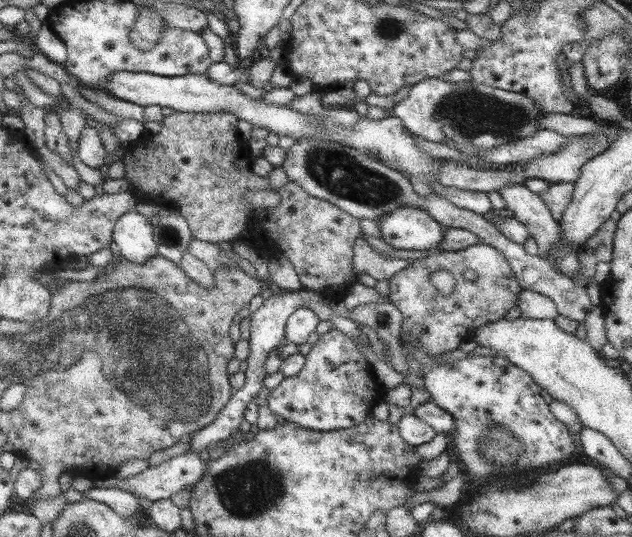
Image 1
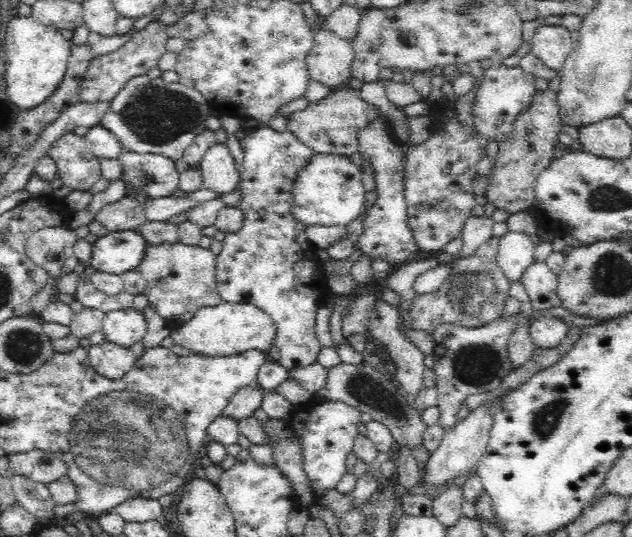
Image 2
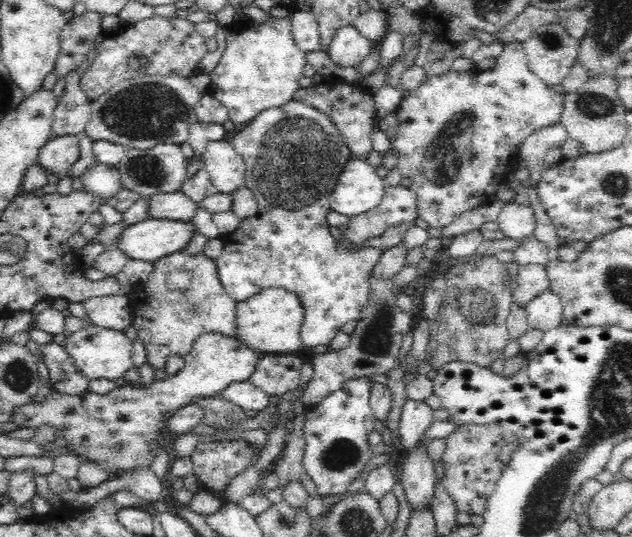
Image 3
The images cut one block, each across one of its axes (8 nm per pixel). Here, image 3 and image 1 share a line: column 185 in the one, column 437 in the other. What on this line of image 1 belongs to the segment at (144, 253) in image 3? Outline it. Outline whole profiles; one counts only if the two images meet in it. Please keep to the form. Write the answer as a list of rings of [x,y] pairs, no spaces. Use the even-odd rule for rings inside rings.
[[[401,206],[393,211],[375,222],[380,239],[394,249],[423,252],[437,248],[444,239],[445,228],[421,208]]]

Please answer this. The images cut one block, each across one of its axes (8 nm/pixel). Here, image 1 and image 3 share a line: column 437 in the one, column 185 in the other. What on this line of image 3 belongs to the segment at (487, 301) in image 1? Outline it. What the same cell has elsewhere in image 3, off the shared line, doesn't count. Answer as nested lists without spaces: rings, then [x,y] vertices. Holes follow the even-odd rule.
[[[184,251],[173,252],[152,263],[153,269],[148,280],[143,282],[142,290],[138,290],[130,302],[134,310],[133,324],[137,336],[142,338],[147,349],[147,360],[152,367],[163,368],[166,356],[178,353],[182,357],[190,352],[195,340],[203,333],[221,333],[225,337],[236,335],[235,308],[237,302],[226,292],[222,281],[218,278],[216,260],[209,258],[204,252],[193,255]],[[174,270],[190,272],[194,284],[184,294],[166,290],[166,276]]]

